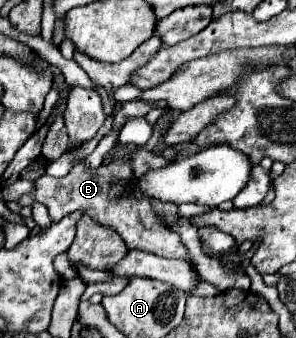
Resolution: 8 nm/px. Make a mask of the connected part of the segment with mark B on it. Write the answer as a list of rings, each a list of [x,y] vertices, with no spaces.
[[[115,143],[115,155],[111,157],[109,163],[103,163],[97,169],[89,169],[85,165],[85,157],[73,163],[73,169],[61,177],[49,177],[43,175],[35,181],[35,189],[29,195],[23,195],[19,199],[19,203],[23,207],[31,205],[33,201],[43,203],[49,209],[49,215],[53,221],[63,219],[67,213],[71,211],[83,211],[87,215],[91,215],[93,219],[97,219],[101,225],[109,225],[113,227],[121,239],[125,241],[125,245],[129,249],[143,249],[161,257],[173,257],[173,259],[189,259],[185,245],[181,243],[179,235],[167,227],[161,227],[161,223],[157,223],[157,219],[153,219],[153,211],[149,207],[149,199],[145,195],[141,195],[137,189],[127,191],[125,195],[117,195],[111,197],[111,189],[115,183],[125,183],[125,185],[133,185],[135,175],[129,163],[129,157],[133,155],[133,149],[137,149],[137,145],[123,145],[123,143]]]

